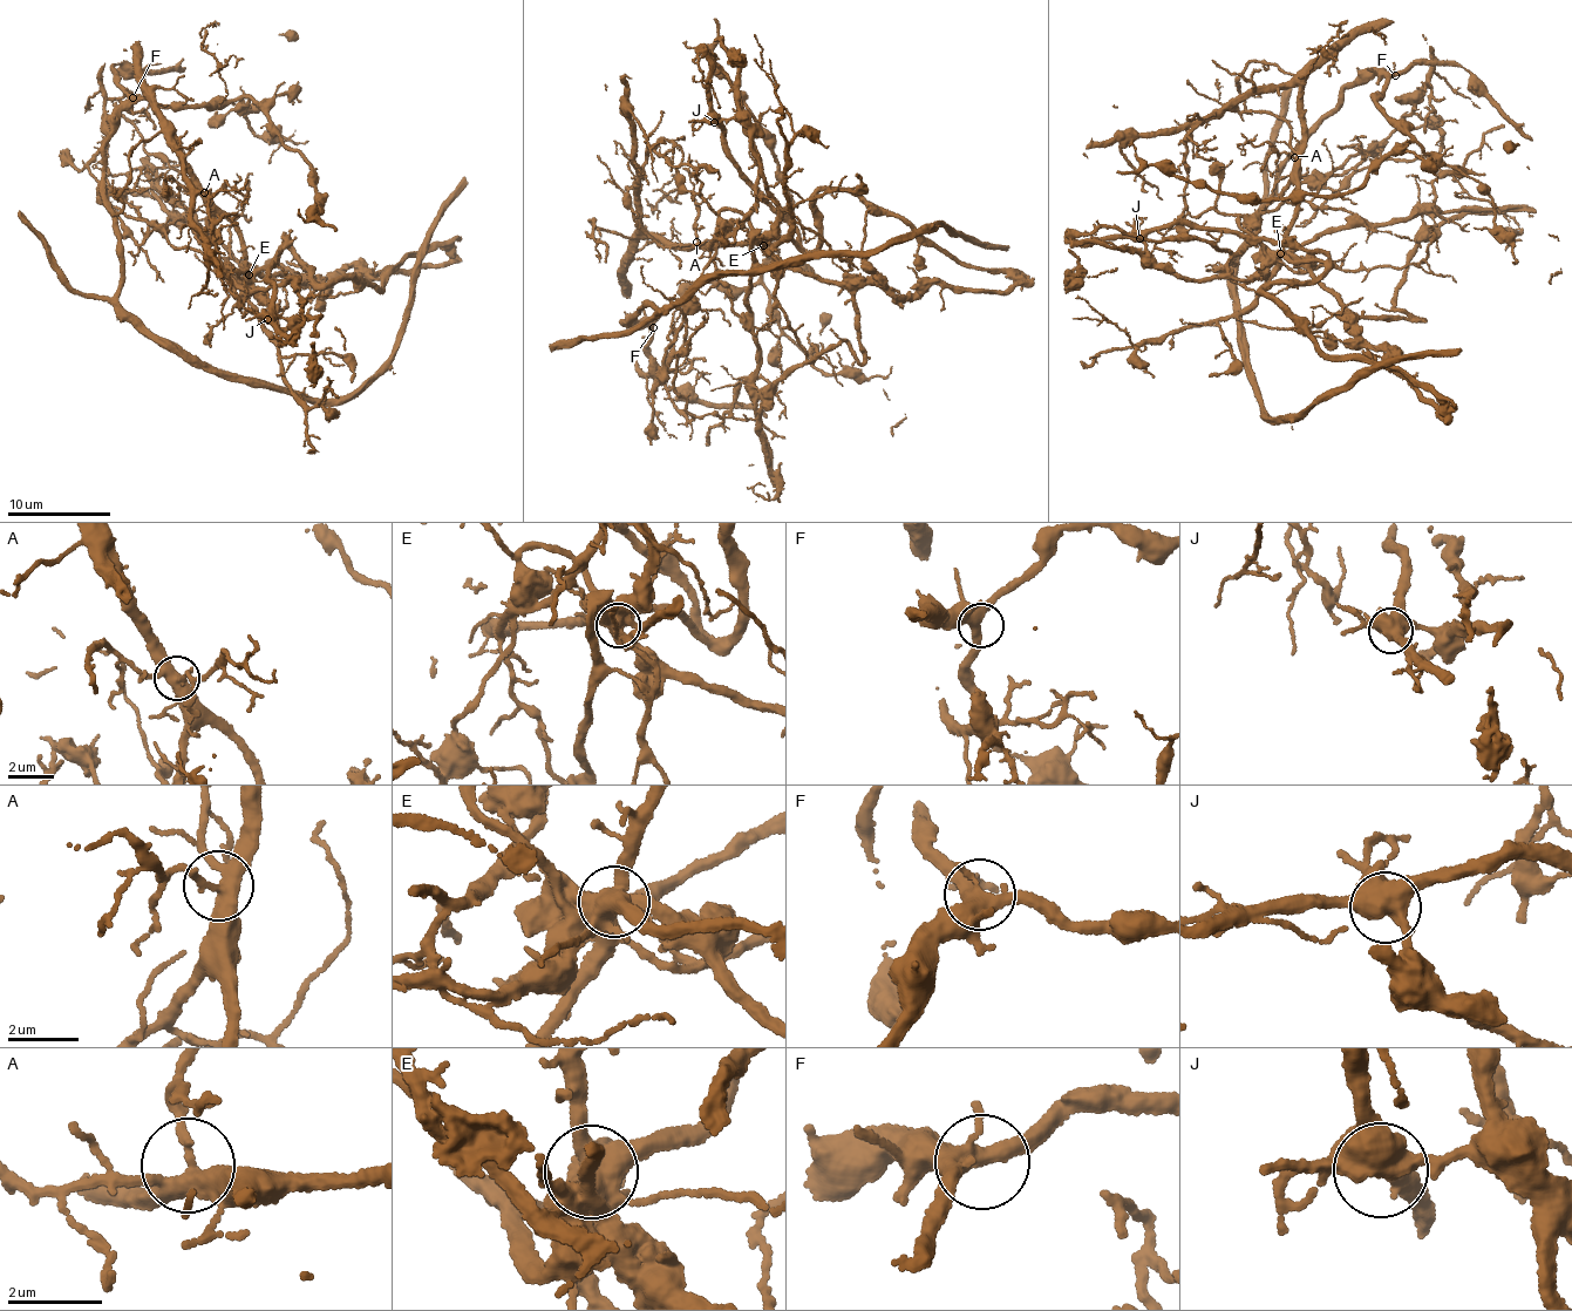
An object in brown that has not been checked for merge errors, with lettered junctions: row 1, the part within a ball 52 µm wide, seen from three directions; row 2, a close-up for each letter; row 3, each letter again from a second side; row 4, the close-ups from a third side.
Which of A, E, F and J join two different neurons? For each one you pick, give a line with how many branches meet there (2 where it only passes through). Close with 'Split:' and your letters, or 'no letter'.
E: 7 branches meet
J: 5 branches meet
Split: E, J

